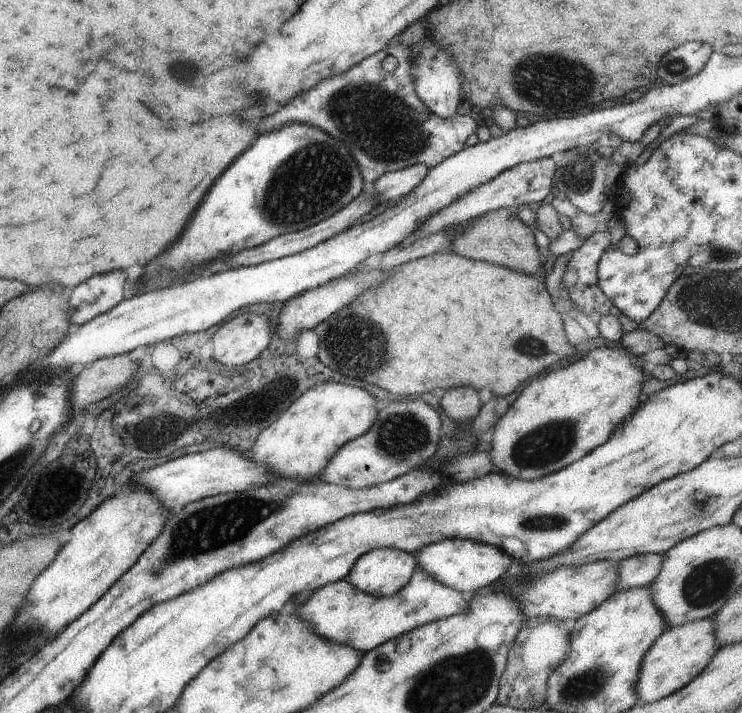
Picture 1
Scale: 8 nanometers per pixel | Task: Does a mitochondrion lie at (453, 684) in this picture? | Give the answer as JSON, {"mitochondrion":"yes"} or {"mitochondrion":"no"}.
{"mitochondrion":"yes"}

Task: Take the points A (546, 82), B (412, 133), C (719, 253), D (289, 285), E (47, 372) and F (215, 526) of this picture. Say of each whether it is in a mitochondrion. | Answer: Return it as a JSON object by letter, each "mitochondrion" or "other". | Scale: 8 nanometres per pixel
{"A":"mitochondrion","B":"mitochondrion","C":"mitochondrion","D":"other","E":"other","F":"mitochondrion"}

